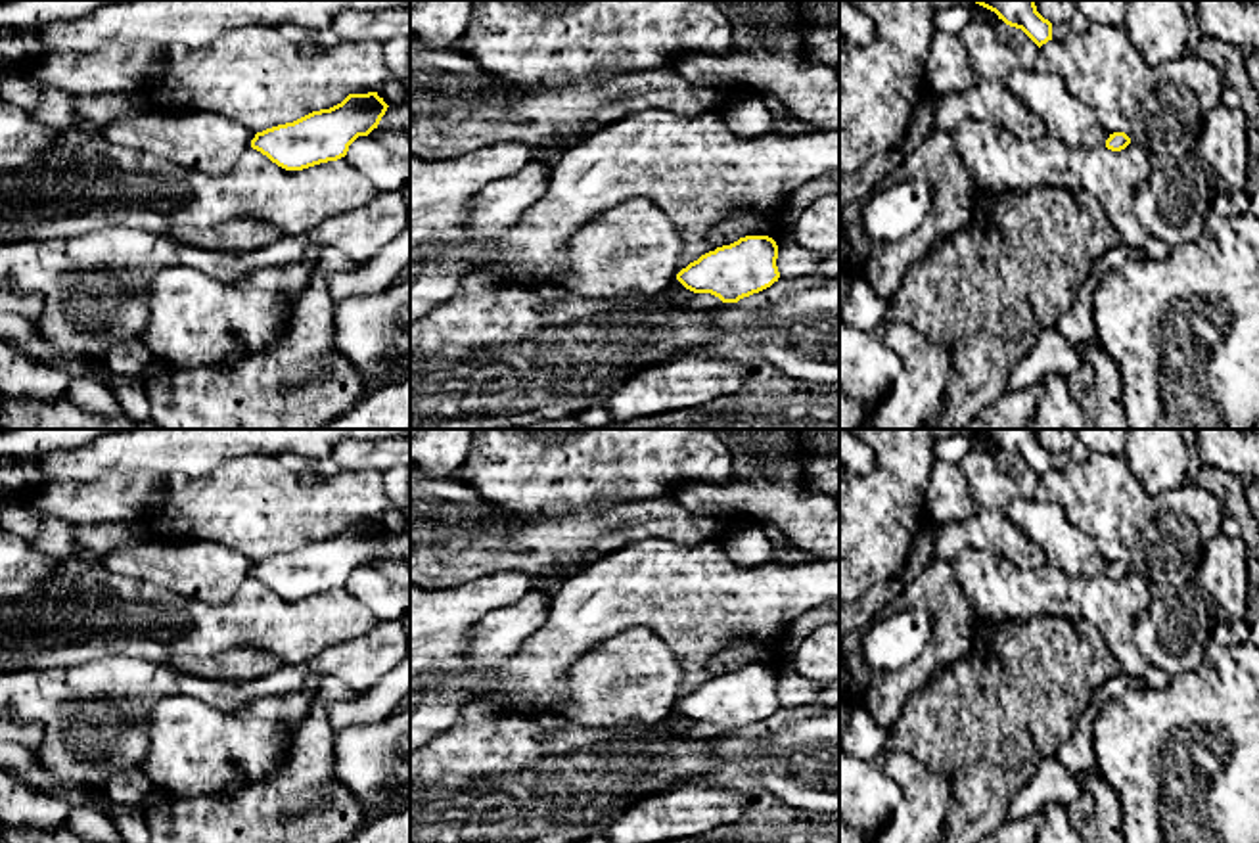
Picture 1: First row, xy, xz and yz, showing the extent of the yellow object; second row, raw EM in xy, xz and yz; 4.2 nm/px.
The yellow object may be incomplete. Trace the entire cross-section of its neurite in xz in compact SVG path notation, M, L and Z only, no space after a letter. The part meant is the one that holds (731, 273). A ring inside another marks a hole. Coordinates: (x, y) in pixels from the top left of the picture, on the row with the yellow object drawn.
M745 236L690 262L676 280L694 293L738 303L778 282L778 245L768 236Z

